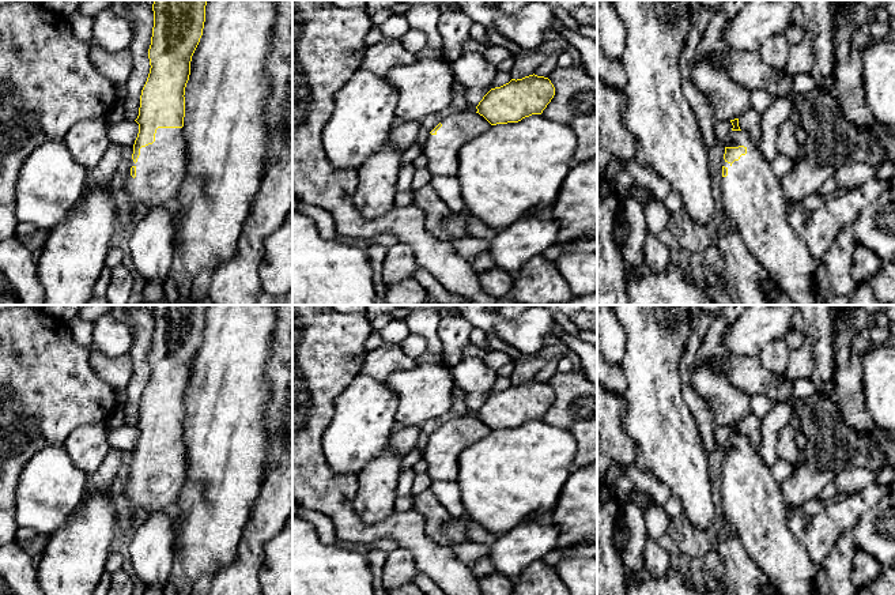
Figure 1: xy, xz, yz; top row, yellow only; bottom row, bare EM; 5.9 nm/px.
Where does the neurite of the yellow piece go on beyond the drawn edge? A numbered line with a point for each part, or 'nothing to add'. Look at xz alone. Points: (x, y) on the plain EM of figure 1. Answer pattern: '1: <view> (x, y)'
1: xz (442, 454)

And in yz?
1: yz (754, 508)

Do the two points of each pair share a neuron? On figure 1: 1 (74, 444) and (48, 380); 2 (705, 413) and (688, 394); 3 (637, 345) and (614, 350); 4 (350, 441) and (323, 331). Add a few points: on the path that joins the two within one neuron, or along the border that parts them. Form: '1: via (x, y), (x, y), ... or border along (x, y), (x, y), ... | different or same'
1: border along (99, 422), (87, 422), (78, 426), (61, 444) | different
2: via (701, 409), (691, 398) | same
3: border along (616, 319), (625, 332), (625, 357), (620, 364) | different
4: border along (359, 372), (338, 396), (335, 414), (328, 425) | different

